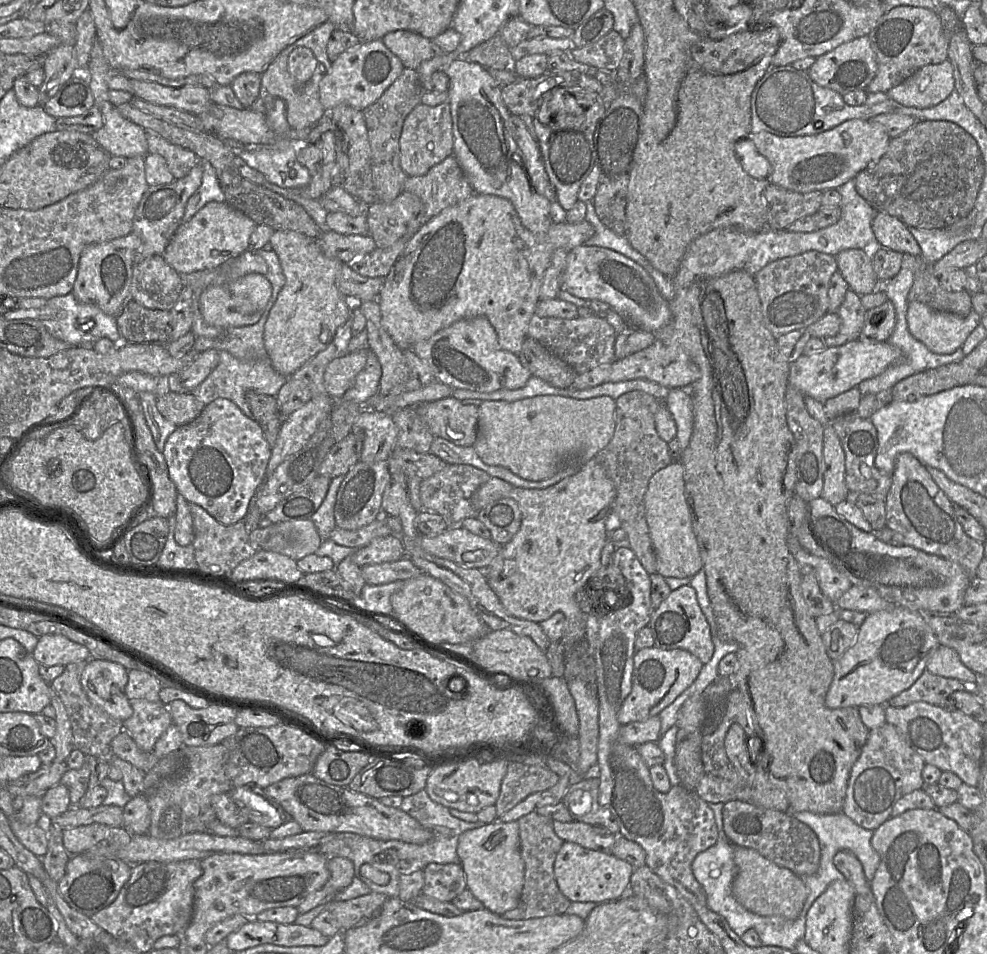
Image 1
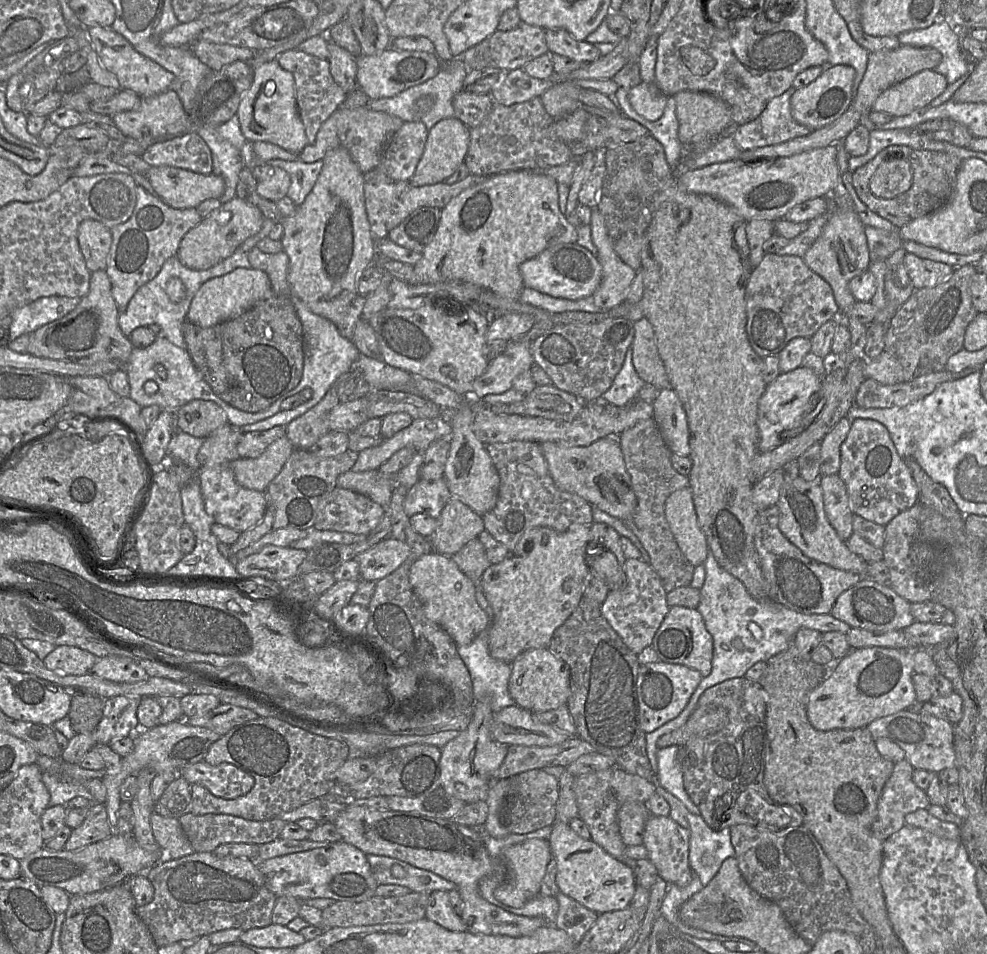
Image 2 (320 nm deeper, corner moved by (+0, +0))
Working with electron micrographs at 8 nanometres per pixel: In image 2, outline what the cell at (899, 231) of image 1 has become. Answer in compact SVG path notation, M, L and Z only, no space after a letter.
M907 252L904 266L916 290L935 287L947 280L954 272L954 267L928 259L919 258Z

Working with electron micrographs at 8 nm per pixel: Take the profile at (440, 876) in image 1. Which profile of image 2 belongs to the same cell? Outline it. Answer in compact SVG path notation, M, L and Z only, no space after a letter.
M437 890L429 894L426 918L450 931L467 931L461 917L454 912L446 891Z

